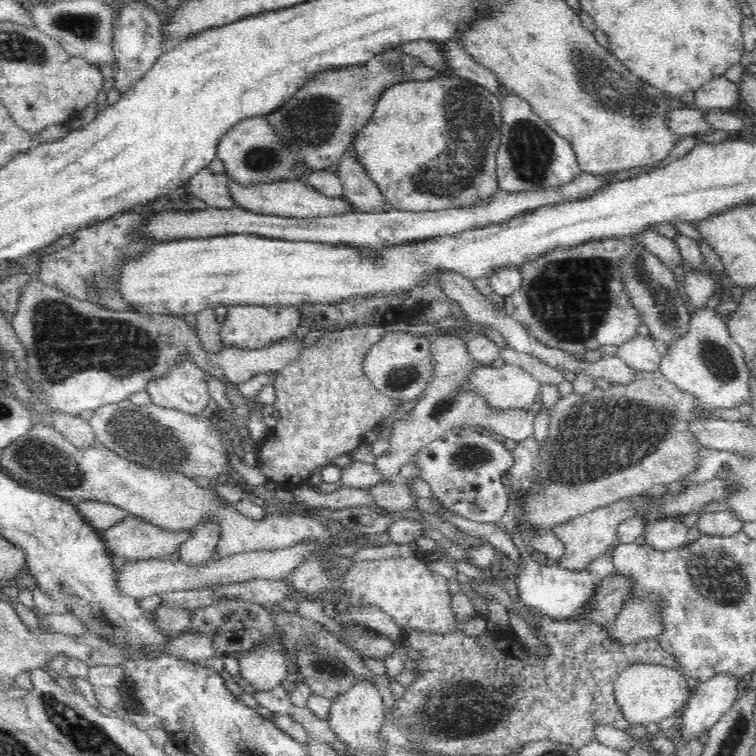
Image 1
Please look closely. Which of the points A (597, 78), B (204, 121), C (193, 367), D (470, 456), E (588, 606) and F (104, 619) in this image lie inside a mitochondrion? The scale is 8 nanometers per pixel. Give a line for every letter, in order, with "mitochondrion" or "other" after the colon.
A: mitochondrion
B: other
C: other
D: mitochondrion
E: other
F: mitochondrion

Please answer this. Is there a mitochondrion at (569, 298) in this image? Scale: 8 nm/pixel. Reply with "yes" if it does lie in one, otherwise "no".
yes

